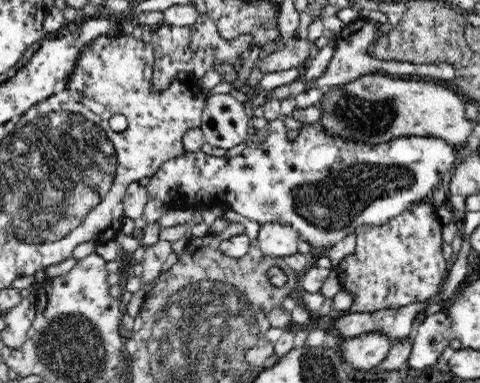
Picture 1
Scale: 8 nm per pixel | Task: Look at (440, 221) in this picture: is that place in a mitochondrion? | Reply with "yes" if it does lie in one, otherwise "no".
no

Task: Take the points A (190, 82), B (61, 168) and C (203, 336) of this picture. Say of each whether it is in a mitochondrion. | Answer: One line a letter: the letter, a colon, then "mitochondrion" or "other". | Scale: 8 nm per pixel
A: other
B: mitochondrion
C: mitochondrion

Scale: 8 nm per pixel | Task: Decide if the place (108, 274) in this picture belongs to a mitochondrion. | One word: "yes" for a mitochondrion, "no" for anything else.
no

